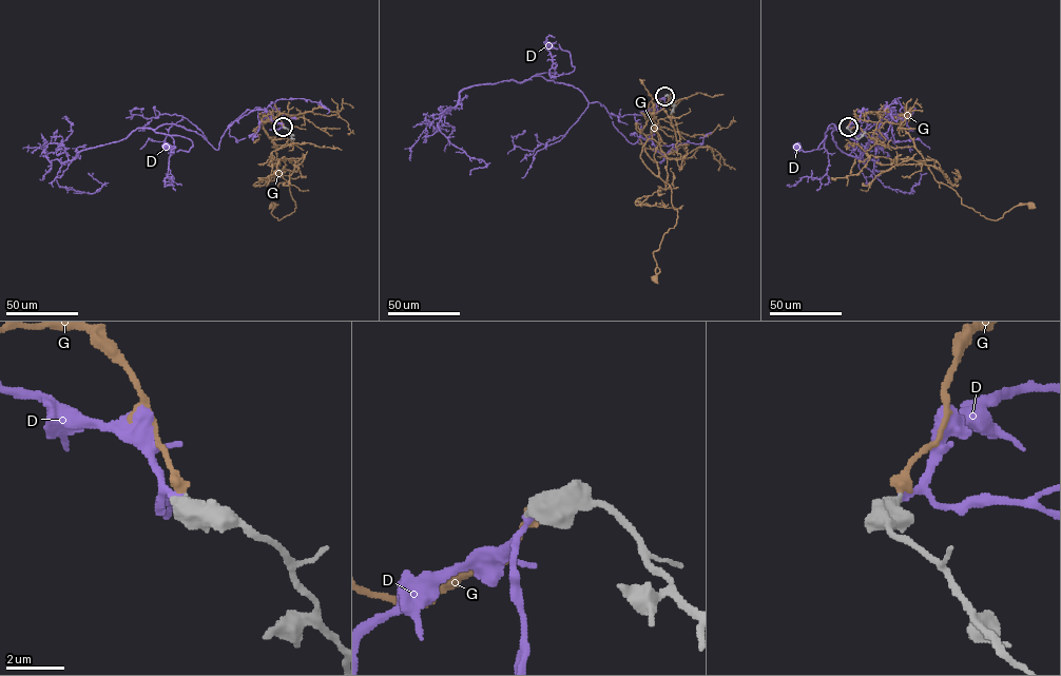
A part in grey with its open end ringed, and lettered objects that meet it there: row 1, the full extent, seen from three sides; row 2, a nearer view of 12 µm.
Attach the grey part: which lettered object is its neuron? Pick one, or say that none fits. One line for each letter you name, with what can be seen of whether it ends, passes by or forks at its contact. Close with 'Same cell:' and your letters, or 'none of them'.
D: it ends
Same cell: D

